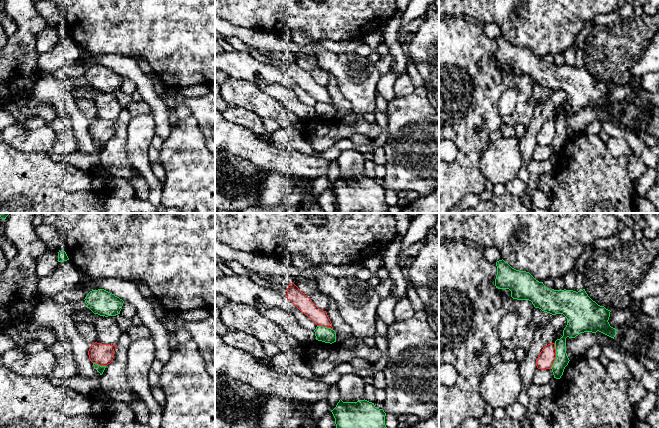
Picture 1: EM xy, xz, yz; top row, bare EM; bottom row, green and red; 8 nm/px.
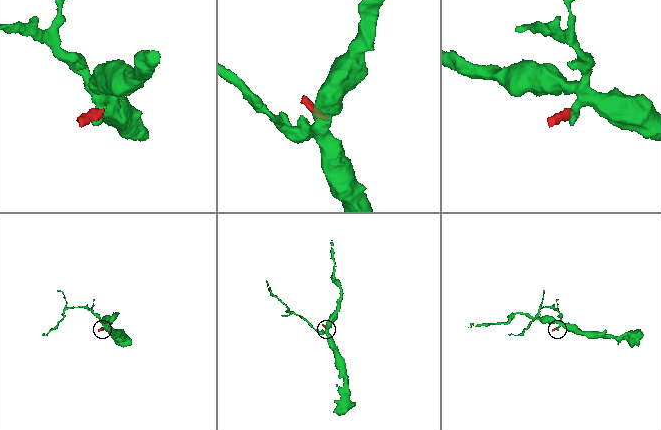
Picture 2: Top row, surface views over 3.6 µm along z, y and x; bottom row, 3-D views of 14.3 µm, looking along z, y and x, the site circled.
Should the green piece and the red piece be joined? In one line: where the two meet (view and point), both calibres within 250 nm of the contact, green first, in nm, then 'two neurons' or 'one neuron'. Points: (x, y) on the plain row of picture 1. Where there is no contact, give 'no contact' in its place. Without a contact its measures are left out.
yz (556, 132) | 120/140 nm | two neurons

